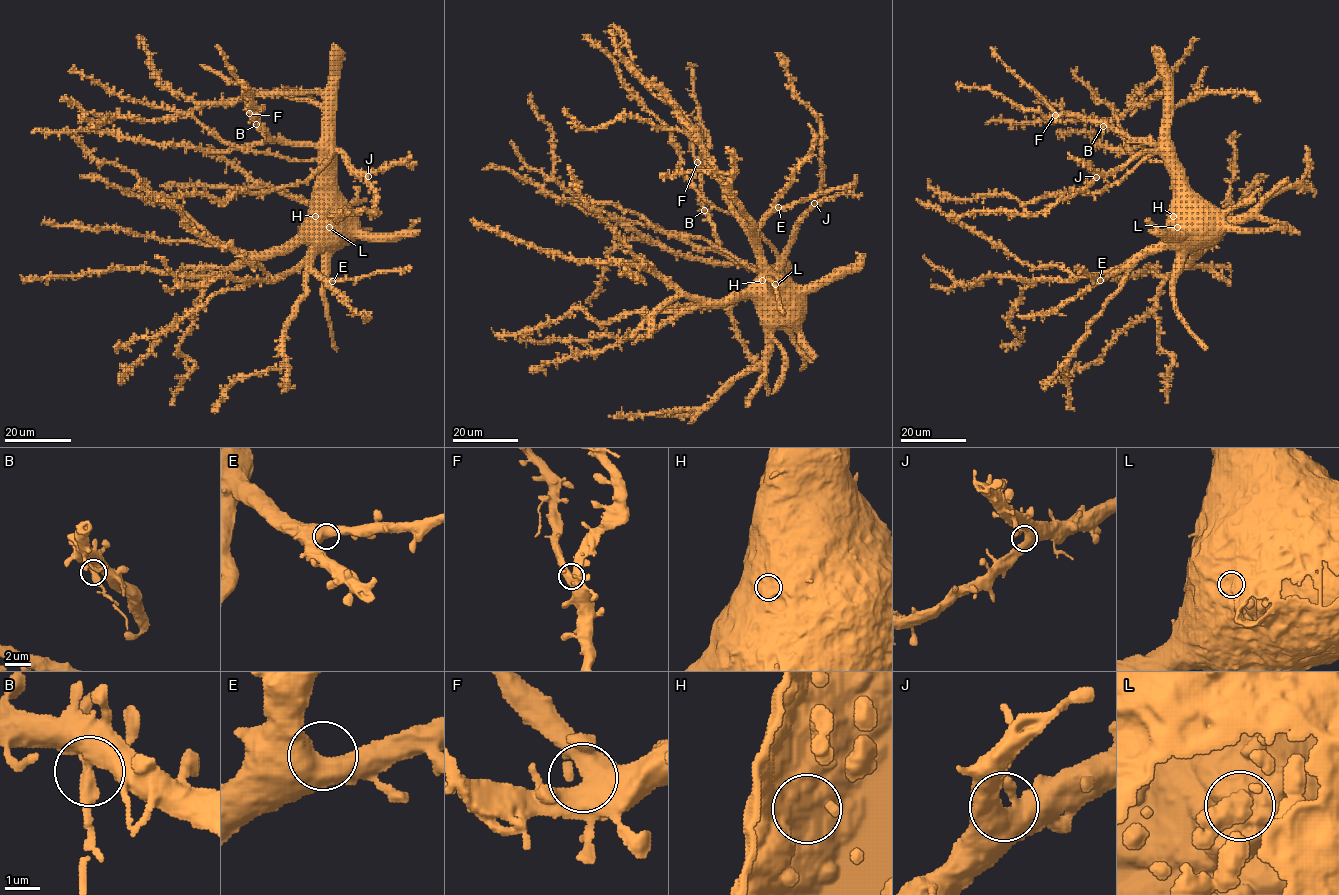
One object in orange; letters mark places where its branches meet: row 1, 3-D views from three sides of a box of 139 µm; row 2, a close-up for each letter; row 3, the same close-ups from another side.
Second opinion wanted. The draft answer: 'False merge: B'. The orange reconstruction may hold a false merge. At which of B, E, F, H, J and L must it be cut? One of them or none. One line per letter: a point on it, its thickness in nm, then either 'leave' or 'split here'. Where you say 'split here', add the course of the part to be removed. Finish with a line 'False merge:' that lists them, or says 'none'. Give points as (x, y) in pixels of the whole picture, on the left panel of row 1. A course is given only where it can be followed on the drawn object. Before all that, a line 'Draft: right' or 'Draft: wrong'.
Draft: right
B: place (256, 124); calibre 550 nm; split here; course (256, 124), (265, 139)
E: place (332, 281); calibre 600 nm; leave
F: place (249, 113); calibre 500 nm; leave
H: place (315, 216); calibre 550 nm; leave
J: place (368, 176); calibre 480 nm; leave
L: place (329, 227); calibre 600 nm; leave
False merge: B

